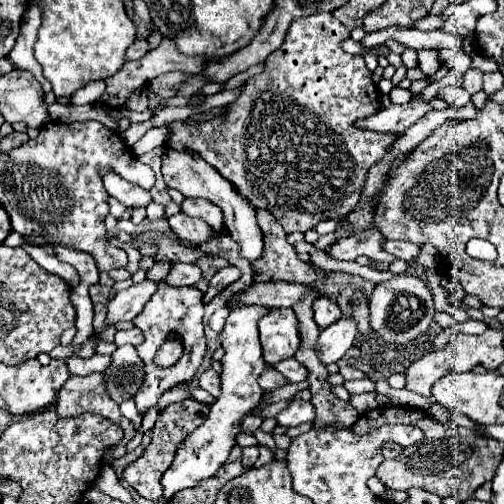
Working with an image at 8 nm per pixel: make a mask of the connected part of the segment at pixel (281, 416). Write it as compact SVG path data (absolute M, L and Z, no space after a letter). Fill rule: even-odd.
M290 399L290 405L286 409L282 409L276 415L278 423L284 427L294 427L306 421L314 419L314 405L310 401L298 401L298 399Z

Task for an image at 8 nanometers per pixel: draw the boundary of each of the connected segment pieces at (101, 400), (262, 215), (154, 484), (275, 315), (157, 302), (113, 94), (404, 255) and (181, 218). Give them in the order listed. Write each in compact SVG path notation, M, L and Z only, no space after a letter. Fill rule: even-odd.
M92 373L86 377L70 377L56 397L56 413L58 417L98 413L120 425L124 429L124 438L112 446L109 453L111 462L114 462L126 454L126 445L136 437L136 429L126 417L122 417L118 405L110 397L106 397L102 381L104 381L102 373Z
M260 209L256 217L264 233L264 253L252 265L256 275L254 281L290 281L310 287L316 279L314 269L310 263L302 263L298 259L294 247L286 241L286 233L276 217L266 209Z
M192 397L184 399L184 401L178 401L178 403L172 403L164 411L160 411L158 413L158 421L156 421L156 425L152 429L152 439L150 439L148 447L144 449L144 453L136 461L126 465L126 469L122 473L122 477L128 481L128 485L134 487L144 499L152 499L152 501L160 499L162 497L162 485L160 485L162 473L170 467L170 461L174 461L180 443L196 427L200 427L208 419L208 413L210 413L210 405L200 403L200 401L192 399Z
M272 309L260 319L258 329L264 361L268 365L276 365L282 359L294 357L300 347L298 317L292 309Z
M162 281L162 285L158 285L158 291L154 293L154 297L144 305L142 313L134 319L134 325L146 337L144 343L138 347L138 355L142 357L142 361L146 365L144 387L134 397L136 407L140 411L146 411L146 409L154 407L158 397L164 391L168 391L170 387L174 387L182 381L192 379L196 375L196 371L200 369L202 359L206 355L206 337L204 337L204 325L202 325L202 315L204 315L202 295L204 293L196 287L170 287ZM166 339L180 339L180 343L184 345L184 355L172 367L160 367L160 365L154 363L154 355Z
M162 39L160 47L148 51L148 53L146 53L142 59L138 59L138 61L128 61L128 63L124 63L124 67L122 67L118 73L114 73L114 75L110 75L110 79L106 79L106 85L108 85L108 87L106 87L106 93L104 93L104 97L102 97L102 103L110 103L112 107L122 107L124 101L126 101L126 95L128 95L130 91L134 91L136 87L148 85L148 83L154 81L158 75L164 75L164 73L170 73L170 71L180 71L180 73L192 75L192 73L202 73L204 67L206 67L206 61L202 61L202 57L186 57L186 55L178 53L176 45L174 45L170 39Z
M396 239L386 241L386 245L384 245L384 249L388 253L392 253L398 259L404 259L404 261L412 261L414 257L418 257L420 247L422 245L418 245L418 243L412 243L412 241L396 241Z
M182 211L172 215L168 221L170 221L170 229L180 239L186 239L186 241L190 241L194 245L202 245L202 243L214 239L214 233L212 233L210 225L206 225L202 219L192 219Z

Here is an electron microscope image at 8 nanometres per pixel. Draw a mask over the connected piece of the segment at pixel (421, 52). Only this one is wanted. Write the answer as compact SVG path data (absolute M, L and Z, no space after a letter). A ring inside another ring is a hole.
M418 49L418 67L426 77L432 77L440 69L440 57L436 49Z

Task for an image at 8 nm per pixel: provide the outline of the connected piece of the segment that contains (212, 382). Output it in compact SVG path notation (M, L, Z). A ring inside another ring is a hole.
M210 368L208 371L204 371L198 379L198 385L202 389L206 389L212 397L218 399L218 395L220 395L220 375L214 369Z

